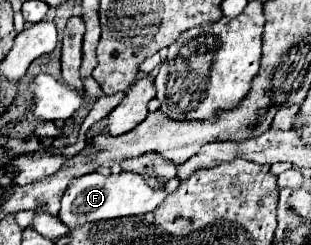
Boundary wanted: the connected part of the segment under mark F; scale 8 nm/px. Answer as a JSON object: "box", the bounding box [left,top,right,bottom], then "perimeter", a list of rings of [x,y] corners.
{"box":[60,173,166,227],"perimeter":[[[88,173],[82,177],[76,177],[68,189],[62,195],[62,207],[60,207],[60,221],[68,227],[84,225],[92,221],[104,221],[104,219],[116,219],[116,217],[128,217],[128,215],[144,215],[150,211],[156,211],[160,203],[166,199],[166,185],[150,187],[144,175],[140,173],[112,173],[108,177],[100,173]]]}

